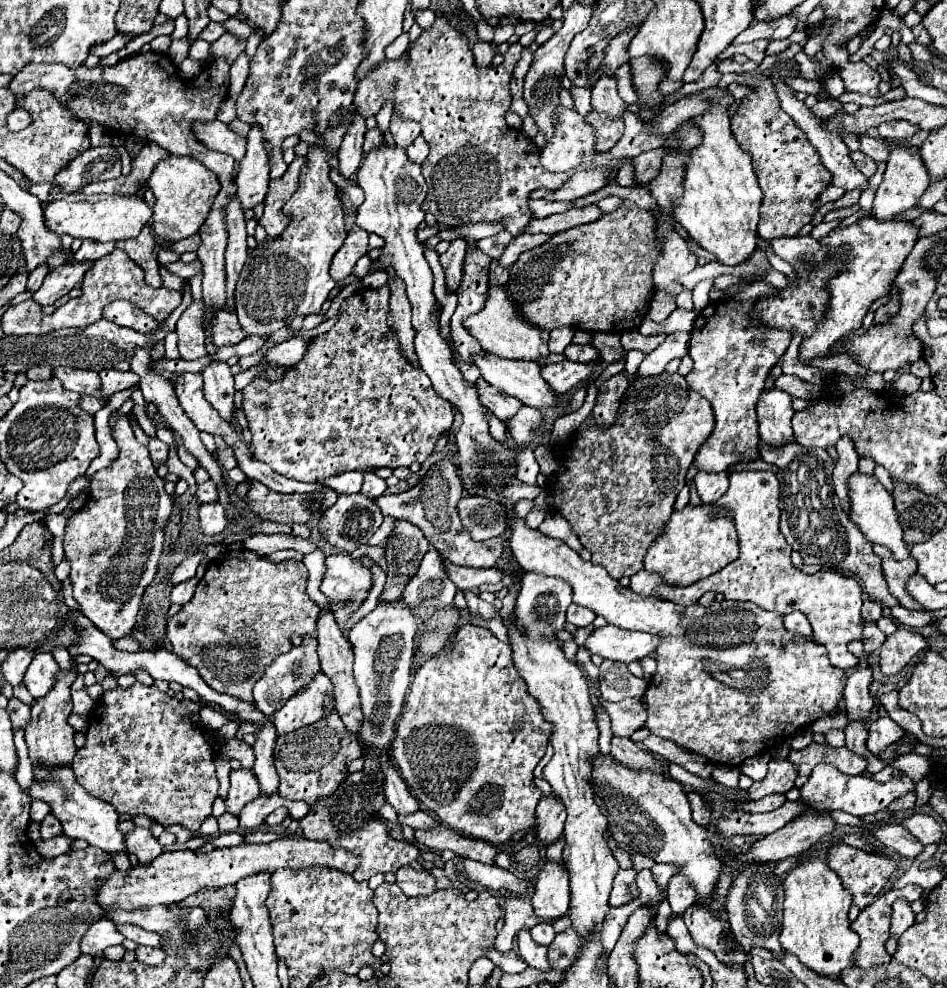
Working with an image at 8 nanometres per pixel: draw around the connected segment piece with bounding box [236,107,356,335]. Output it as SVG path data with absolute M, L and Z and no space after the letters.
M354 107L348 111L340 109L338 123L318 133L322 145L310 145L306 167L300 171L300 187L284 205L284 215L290 219L288 227L272 241L260 243L248 255L236 283L236 315L240 327L248 335L270 335L282 327L288 327L296 315L306 317L320 313L330 291L336 287L336 281L328 275L328 267L348 233L344 227L340 189L330 179L328 159L338 155L354 115Z

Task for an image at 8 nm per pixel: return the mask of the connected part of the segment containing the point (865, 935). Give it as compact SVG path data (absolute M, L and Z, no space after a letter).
M909 884L904 889L892 889L880 895L872 905L860 911L858 919L850 925L860 935L860 947L856 949L856 965L862 969L872 969L878 965L890 963L892 955L884 949L890 935L890 918L892 903L896 897L908 899L908 903L916 901L922 895L922 887Z

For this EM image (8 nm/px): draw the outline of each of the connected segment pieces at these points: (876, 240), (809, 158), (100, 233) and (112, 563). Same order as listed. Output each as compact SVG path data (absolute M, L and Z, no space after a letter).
M864 219L862 223L854 223L846 229L832 229L820 243L828 245L830 249L836 249L842 243L850 243L852 251L844 259L844 265L840 267L840 275L834 277L828 287L830 287L830 307L826 321L820 323L820 329L802 341L800 345L800 361L808 363L814 357L830 357L832 347L842 341L850 331L858 329L862 325L864 315L868 313L870 305L884 297L892 281L896 279L900 267L904 265L904 259L912 251L912 247L918 241L918 227L912 221L876 221L876 219Z
M740 75L736 77L736 83L756 87L754 93L742 99L740 109L732 119L732 133L740 147L752 155L754 171L764 193L758 235L764 241L772 237L794 237L806 223L812 221L816 213L814 201L832 183L832 173L824 169L820 157L816 157L816 149L804 141L804 135L796 129L796 123L780 109L776 91L772 89L772 81L768 81L768 77L754 79Z
M70 195L58 201L50 201L44 211L46 225L58 235L68 233L80 239L96 241L118 241L138 237L140 229L150 219L150 205L140 195Z
M120 417L116 427L112 429L112 435L120 447L120 455L108 467L94 473L88 503L78 513L74 513L66 525L64 555L70 559L70 581L74 587L74 599L80 603L80 611L110 639L120 639L136 625L142 593L156 575L156 565L162 555L166 537L164 527L170 521L174 503L164 491L164 479L160 479L154 471L148 447L138 443L126 417Z

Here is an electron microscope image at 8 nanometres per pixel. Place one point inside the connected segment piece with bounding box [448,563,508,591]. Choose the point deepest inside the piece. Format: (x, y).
(463, 577)

